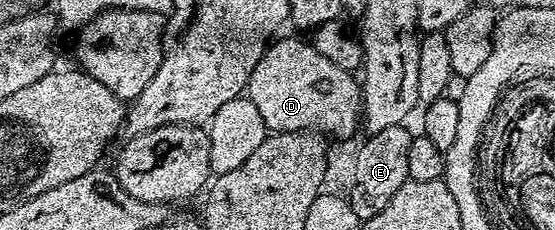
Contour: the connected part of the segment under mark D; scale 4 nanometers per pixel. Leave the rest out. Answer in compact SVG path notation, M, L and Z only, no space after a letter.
M287 36L268 44L262 58L253 66L245 93L257 106L265 126L271 132L316 131L343 140L361 128L363 94L361 84L352 73L317 54L314 43Z

